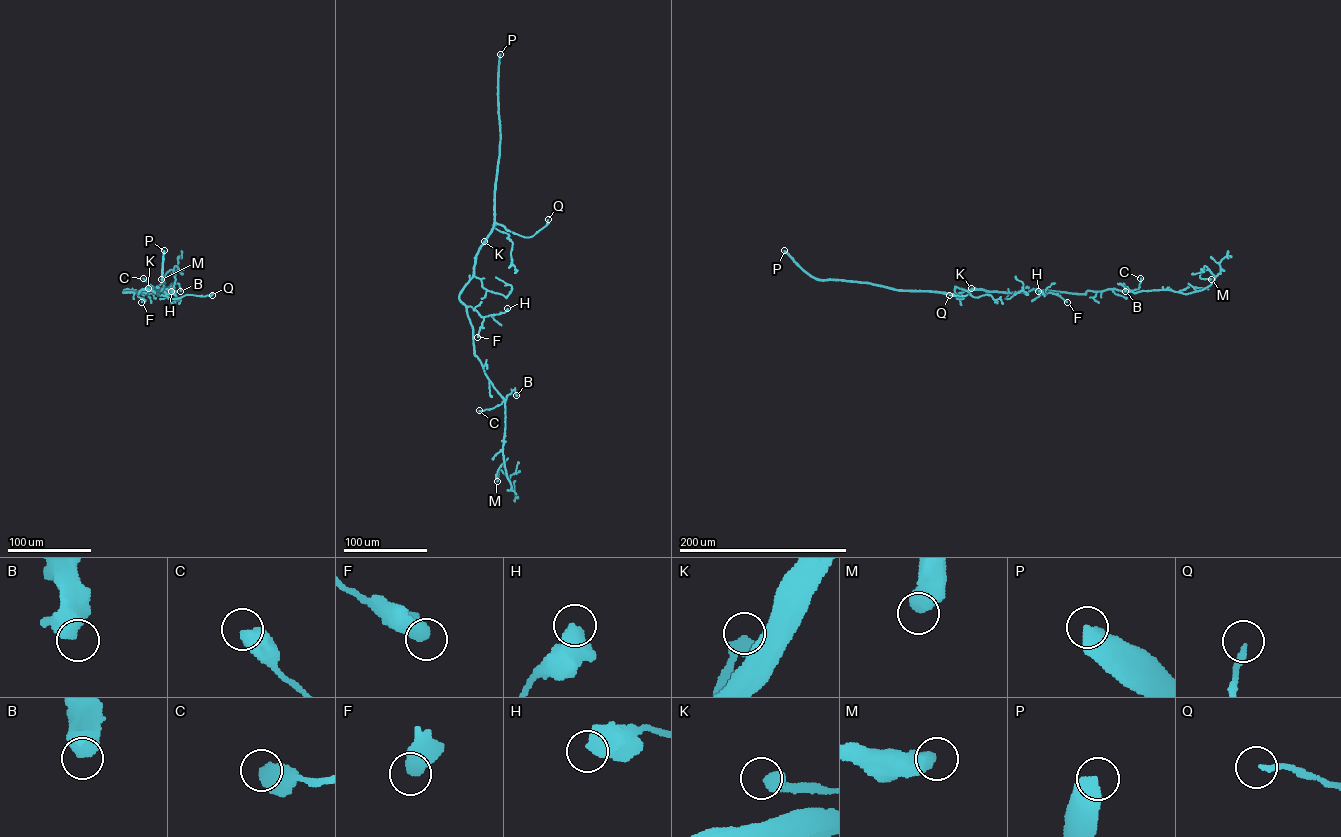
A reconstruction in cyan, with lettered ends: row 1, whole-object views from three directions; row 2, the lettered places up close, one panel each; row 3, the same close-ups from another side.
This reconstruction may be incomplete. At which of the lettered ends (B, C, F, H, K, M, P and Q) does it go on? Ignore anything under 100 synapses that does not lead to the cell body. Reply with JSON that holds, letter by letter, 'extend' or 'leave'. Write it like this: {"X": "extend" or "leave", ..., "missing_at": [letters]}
{"B": "leave", "C": "leave", "F": "leave", "H": "leave", "K": "leave", "M": "leave", "P": "extend", "Q": "leave", "missing_at": ["P"]}

